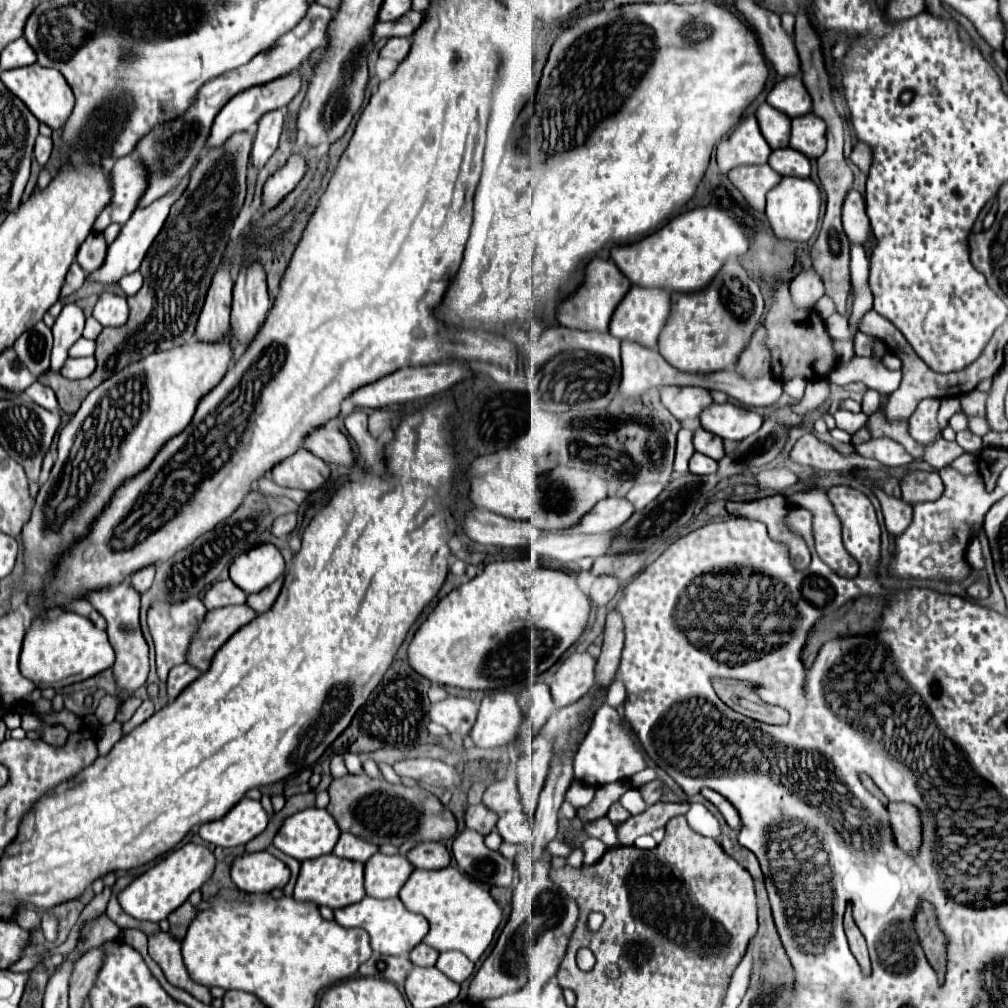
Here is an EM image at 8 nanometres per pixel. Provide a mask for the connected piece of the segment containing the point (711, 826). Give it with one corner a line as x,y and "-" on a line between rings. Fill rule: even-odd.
692,804
688,814
688,824
702,836
708,836
712,840
716,840
718,844
722,844
722,830
720,830
720,822
706,810
706,806
702,804

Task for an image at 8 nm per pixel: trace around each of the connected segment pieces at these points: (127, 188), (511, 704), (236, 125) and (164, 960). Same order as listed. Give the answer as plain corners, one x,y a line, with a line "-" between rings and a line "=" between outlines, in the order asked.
132,156
118,158
112,168
112,186
112,202
94,222
94,230
98,232
102,232
112,222
124,224
128,216
136,210
138,196
146,192
146,172
142,172
142,164
138,164
138,160
134,160
=
498,690
482,698
478,720
470,732
478,748
496,748
514,740
524,724
524,712
514,692
=
292,72
288,76
282,76
278,80
272,80
268,84
262,84
262,86
254,86
254,88
248,88
244,92
240,92
238,96
234,96
220,112
218,116
214,118
214,124
212,124
212,130
210,130
210,136
208,136
208,142
206,142
206,150
210,148
220,148
234,132
242,132
242,130
248,130
252,124
258,122
258,118
270,110
278,110
278,108
286,108
288,102
296,96
296,92
300,90
300,74
298,72
=
160,932
160,934
150,936
148,938
148,954
162,968
166,980
172,986
186,990
188,994
192,994
202,1004
212,1002
210,990
206,986
200,986
200,984
190,980
186,966
180,958
180,942
176,938
172,938
168,932

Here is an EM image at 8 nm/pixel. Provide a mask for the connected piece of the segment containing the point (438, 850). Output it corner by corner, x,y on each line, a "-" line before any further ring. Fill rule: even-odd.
420,842
408,852
408,860
416,868
446,868
450,866
450,852
442,842

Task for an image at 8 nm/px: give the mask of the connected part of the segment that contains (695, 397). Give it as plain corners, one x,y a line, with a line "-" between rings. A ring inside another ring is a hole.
696,386
660,388
660,400
670,410
670,414
676,416
680,422
696,420
700,412
712,404
710,392
706,388
696,388

